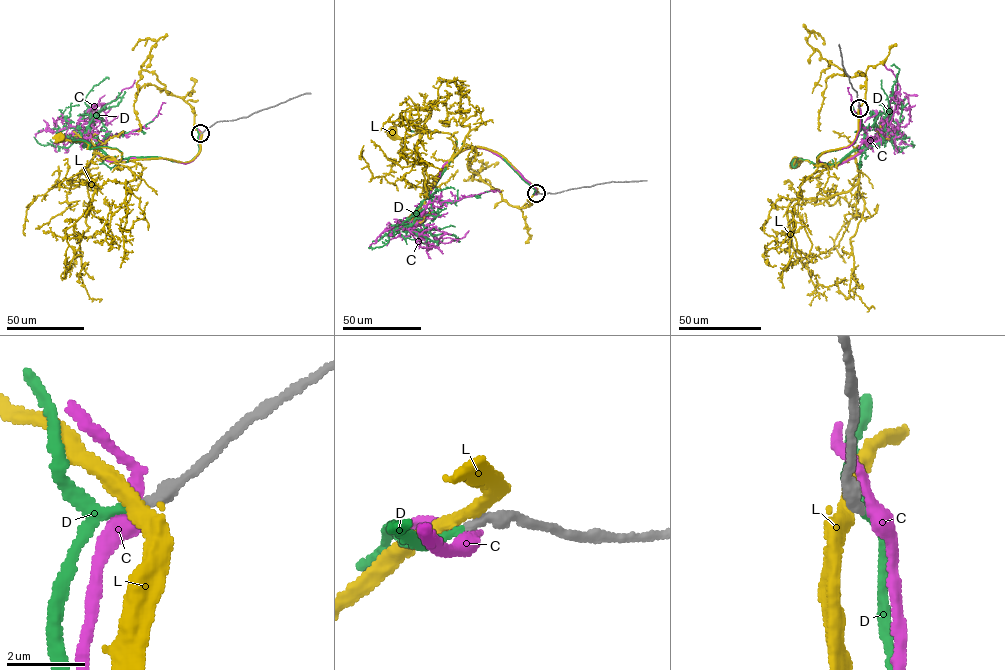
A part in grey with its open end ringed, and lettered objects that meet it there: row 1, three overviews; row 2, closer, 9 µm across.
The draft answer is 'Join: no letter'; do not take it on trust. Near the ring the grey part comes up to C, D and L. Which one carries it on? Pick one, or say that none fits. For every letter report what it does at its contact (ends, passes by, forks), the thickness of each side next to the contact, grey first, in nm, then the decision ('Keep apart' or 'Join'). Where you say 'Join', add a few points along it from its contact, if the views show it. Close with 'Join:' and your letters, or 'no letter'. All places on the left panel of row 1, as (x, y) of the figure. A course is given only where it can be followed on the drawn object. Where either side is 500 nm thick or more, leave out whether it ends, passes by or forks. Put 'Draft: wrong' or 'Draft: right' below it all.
C: It passes by. Thickness 280 nm (grey) against 400 nm. Keep apart
D: It passes by. Thickness 280 nm (grey) against 160 nm. Join. Its course: (200, 133), (199, 152), (184, 162), (111, 159), (75, 127), (88, 109), (87, 95), (109, 78)
L: It passes by. Thickness 360 nm (grey) against 360 nm. Keep apart
Join: D
Draft: wrong

